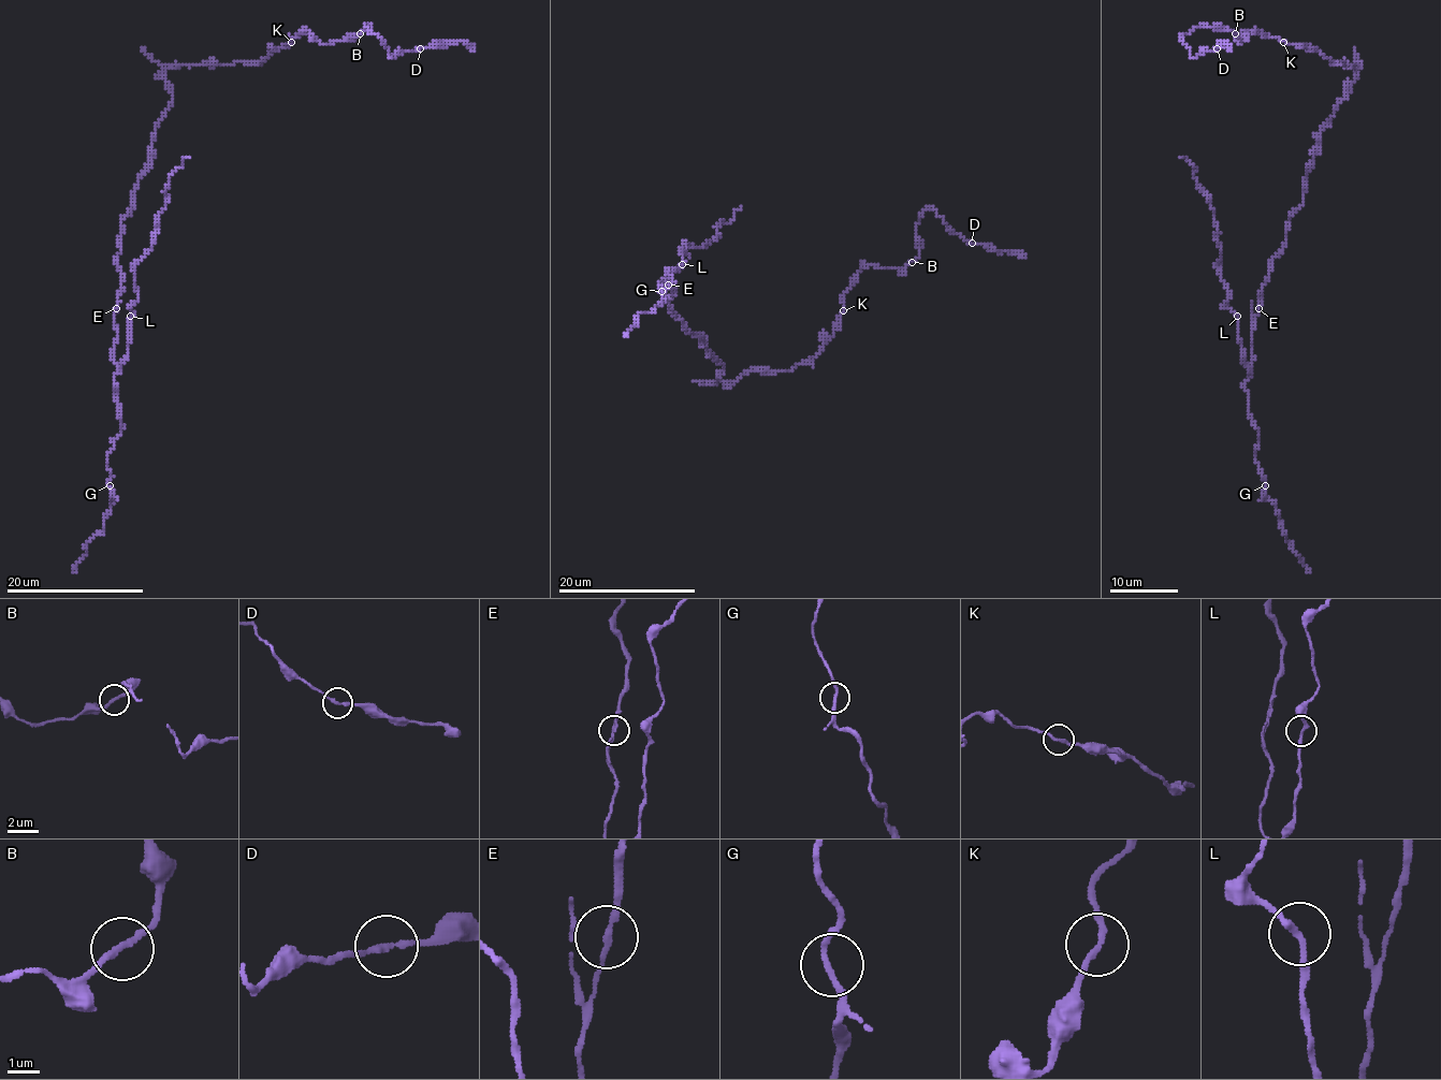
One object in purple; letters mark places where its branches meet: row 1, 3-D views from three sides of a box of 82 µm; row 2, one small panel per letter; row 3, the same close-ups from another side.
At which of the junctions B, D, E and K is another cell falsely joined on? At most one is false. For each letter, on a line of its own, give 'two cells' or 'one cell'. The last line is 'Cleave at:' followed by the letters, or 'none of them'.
B: one cell
D: one cell
E: two cells
K: one cell
Cleave at: E

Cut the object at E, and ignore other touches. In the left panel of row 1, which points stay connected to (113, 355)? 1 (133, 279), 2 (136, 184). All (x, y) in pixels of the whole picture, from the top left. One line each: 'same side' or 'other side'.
1: same side
2: other side

